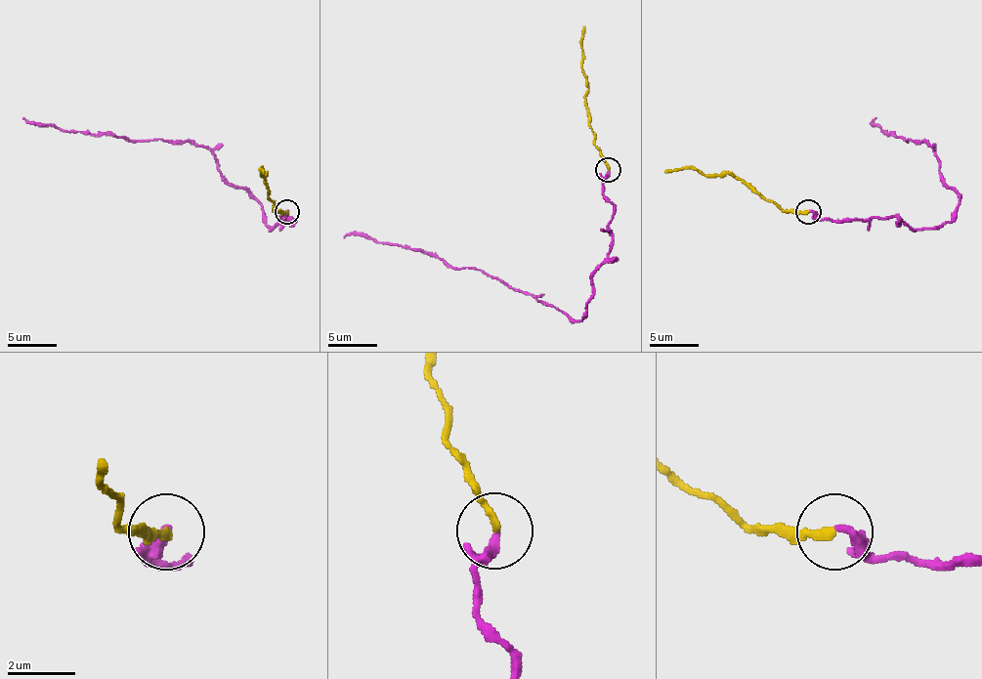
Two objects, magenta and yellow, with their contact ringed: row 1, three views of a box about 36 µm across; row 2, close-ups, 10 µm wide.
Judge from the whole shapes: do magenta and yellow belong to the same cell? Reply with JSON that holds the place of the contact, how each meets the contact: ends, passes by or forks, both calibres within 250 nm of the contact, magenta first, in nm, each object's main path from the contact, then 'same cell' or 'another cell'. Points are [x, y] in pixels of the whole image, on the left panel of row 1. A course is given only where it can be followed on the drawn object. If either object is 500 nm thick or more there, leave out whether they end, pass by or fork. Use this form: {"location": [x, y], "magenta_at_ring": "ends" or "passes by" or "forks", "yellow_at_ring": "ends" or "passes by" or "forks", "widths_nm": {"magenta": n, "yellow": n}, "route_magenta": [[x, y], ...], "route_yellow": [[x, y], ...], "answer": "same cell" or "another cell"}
{"location": [287, 211], "magenta_at_ring": "ends", "yellow_at_ring": "ends", "widths_nm": {"magenta": 320, "yellow": 200}, "route_magenta": [[287, 212], [282, 220], [292, 220], [271, 230], [258, 202], [229, 183], [201, 146], [132, 141], [23, 118]], "route_yellow": [[287, 212], [273, 207], [266, 175], [268, 173], [260, 175], [260, 168], [263, 173]], "answer": "same cell"}

